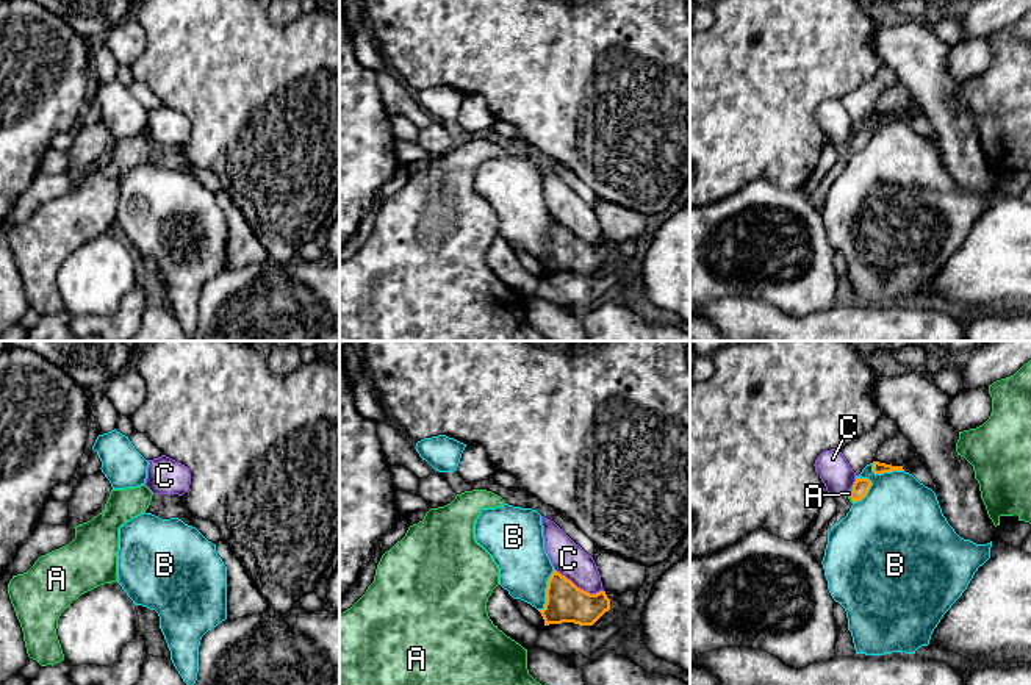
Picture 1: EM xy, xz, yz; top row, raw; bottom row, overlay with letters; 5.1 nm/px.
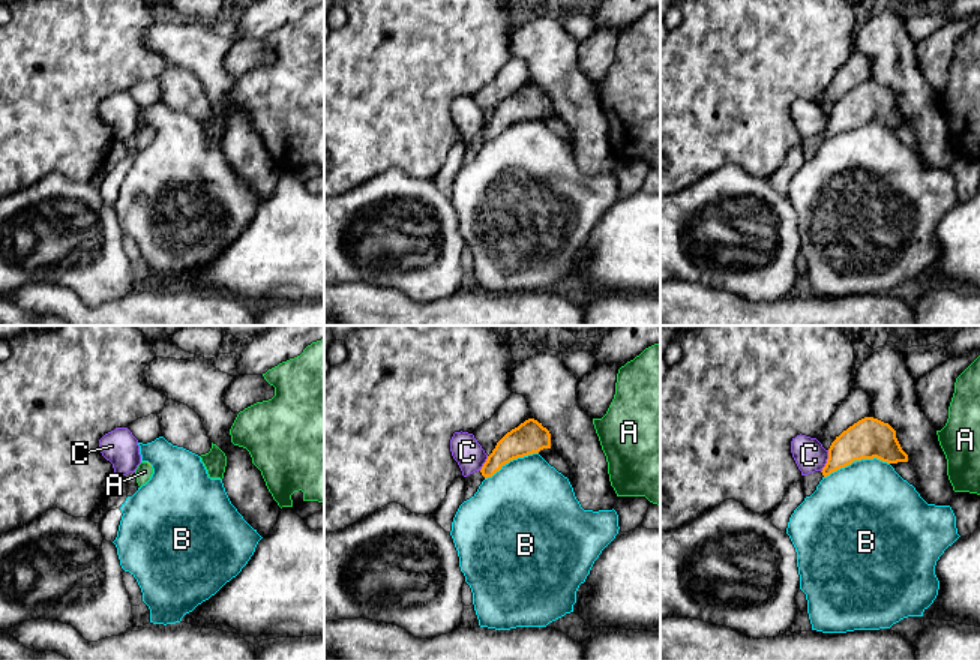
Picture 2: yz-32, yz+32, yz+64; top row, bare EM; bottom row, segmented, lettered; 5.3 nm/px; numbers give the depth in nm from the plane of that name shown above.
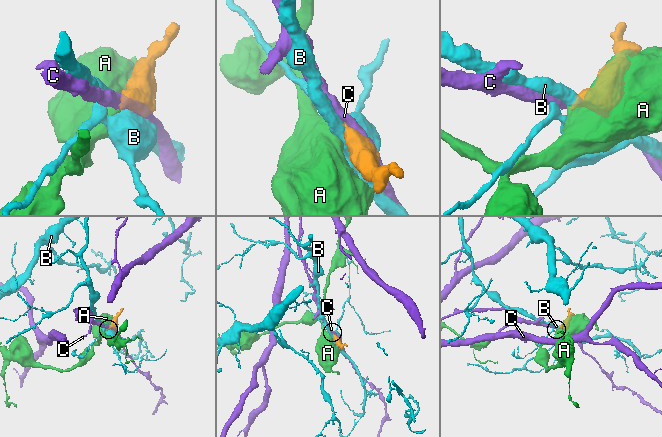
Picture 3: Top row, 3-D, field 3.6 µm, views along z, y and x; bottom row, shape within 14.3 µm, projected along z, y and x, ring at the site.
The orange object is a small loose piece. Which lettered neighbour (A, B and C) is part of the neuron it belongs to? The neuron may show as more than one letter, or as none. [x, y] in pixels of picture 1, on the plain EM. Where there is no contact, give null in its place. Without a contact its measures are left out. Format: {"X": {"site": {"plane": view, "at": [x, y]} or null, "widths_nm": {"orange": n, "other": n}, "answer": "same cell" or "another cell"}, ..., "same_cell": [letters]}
{"A": {"site": {"plane": "yz", "at": [850, 144]}, "widths_nm": {"orange": 90, "other": 20}, "answer": "same cell"}, "B": {"site": {"plane": "xz", "at": [546, 241]}, "widths_nm": {"orange": 200, "other": 280}, "answer": "another cell"}, "C": {"site": {"plane": "xz", "at": [579, 238]}, "widths_nm": {"orange": 200, "other": 170}, "answer": "another cell"}, "same_cell": ["A"]}

